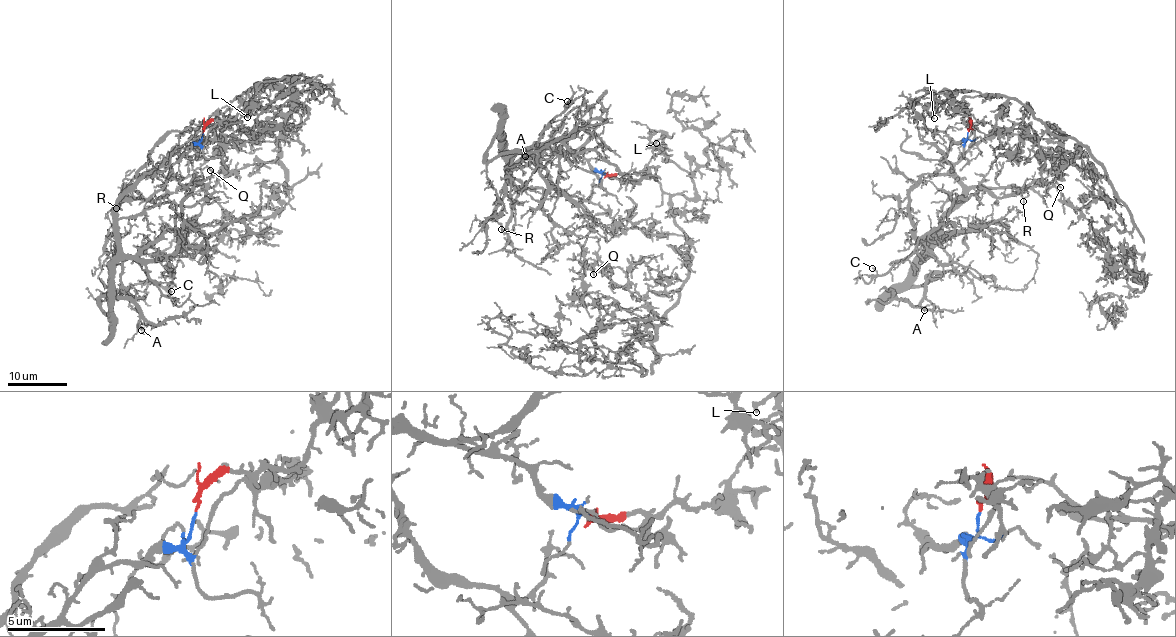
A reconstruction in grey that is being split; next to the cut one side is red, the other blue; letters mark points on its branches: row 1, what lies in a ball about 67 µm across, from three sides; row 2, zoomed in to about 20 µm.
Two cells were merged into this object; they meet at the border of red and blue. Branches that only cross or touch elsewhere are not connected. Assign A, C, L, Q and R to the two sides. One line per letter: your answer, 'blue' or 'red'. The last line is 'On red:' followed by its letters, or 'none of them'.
A: blue
C: blue
L: red
Q: red
R: blue
On red: L, Q

